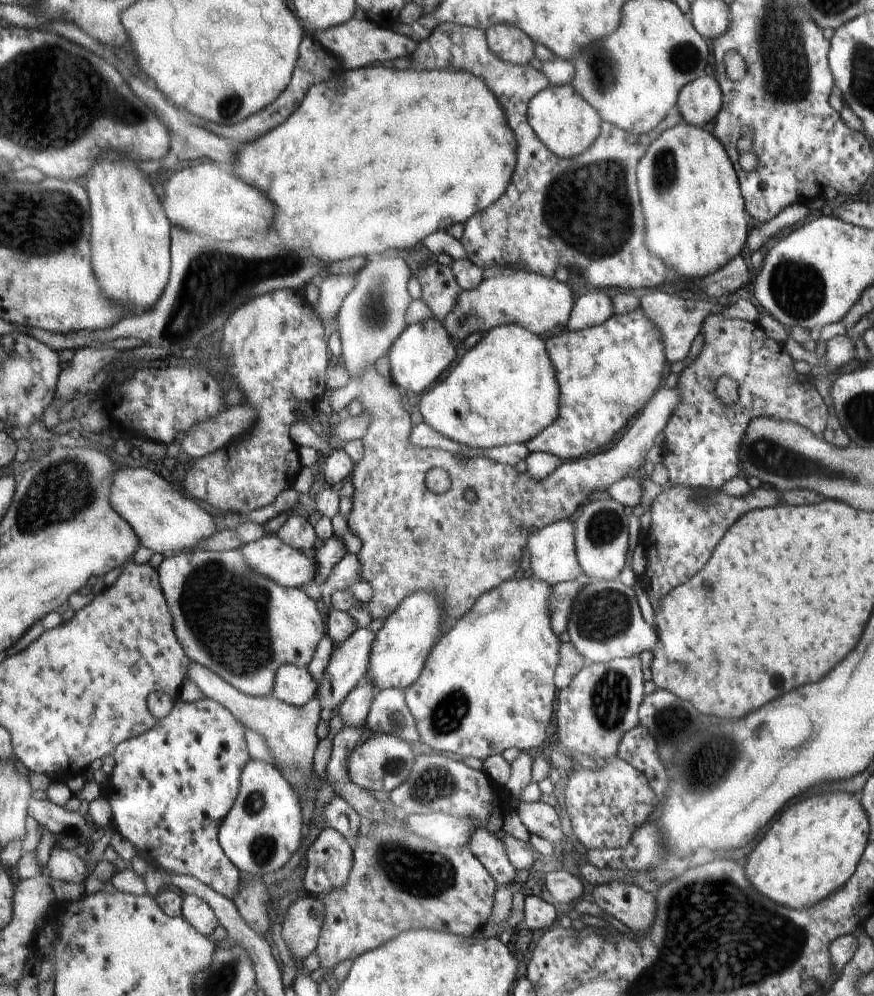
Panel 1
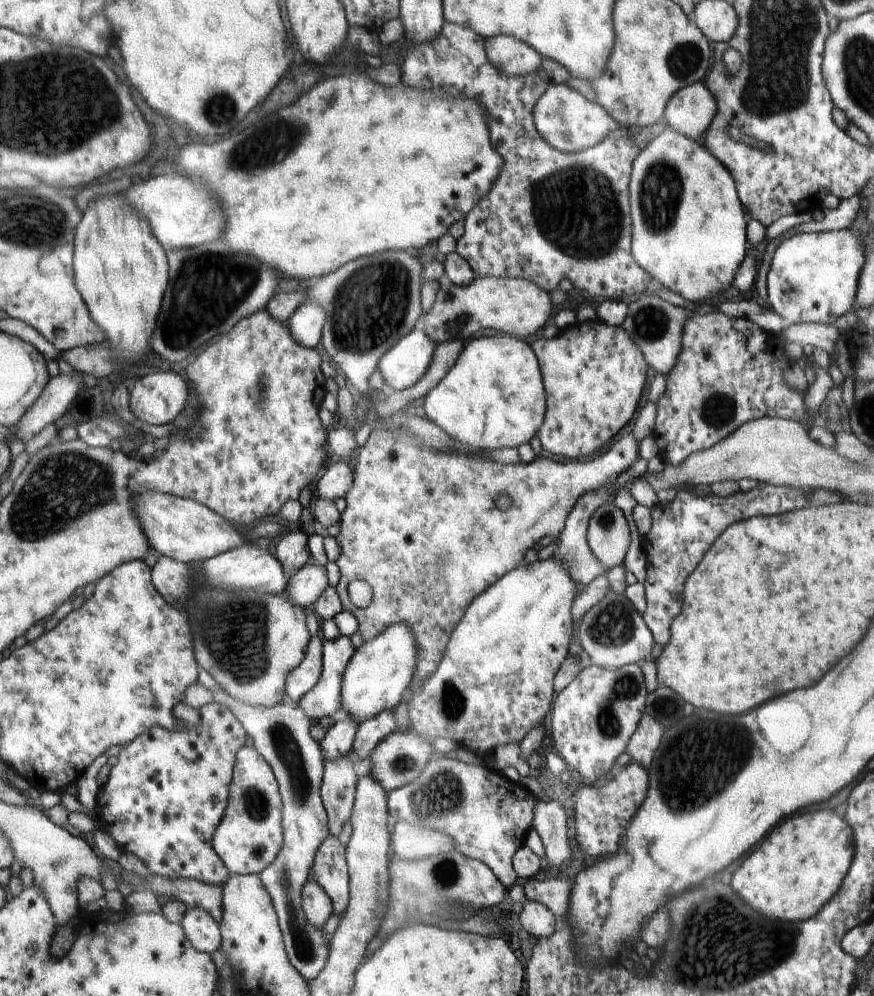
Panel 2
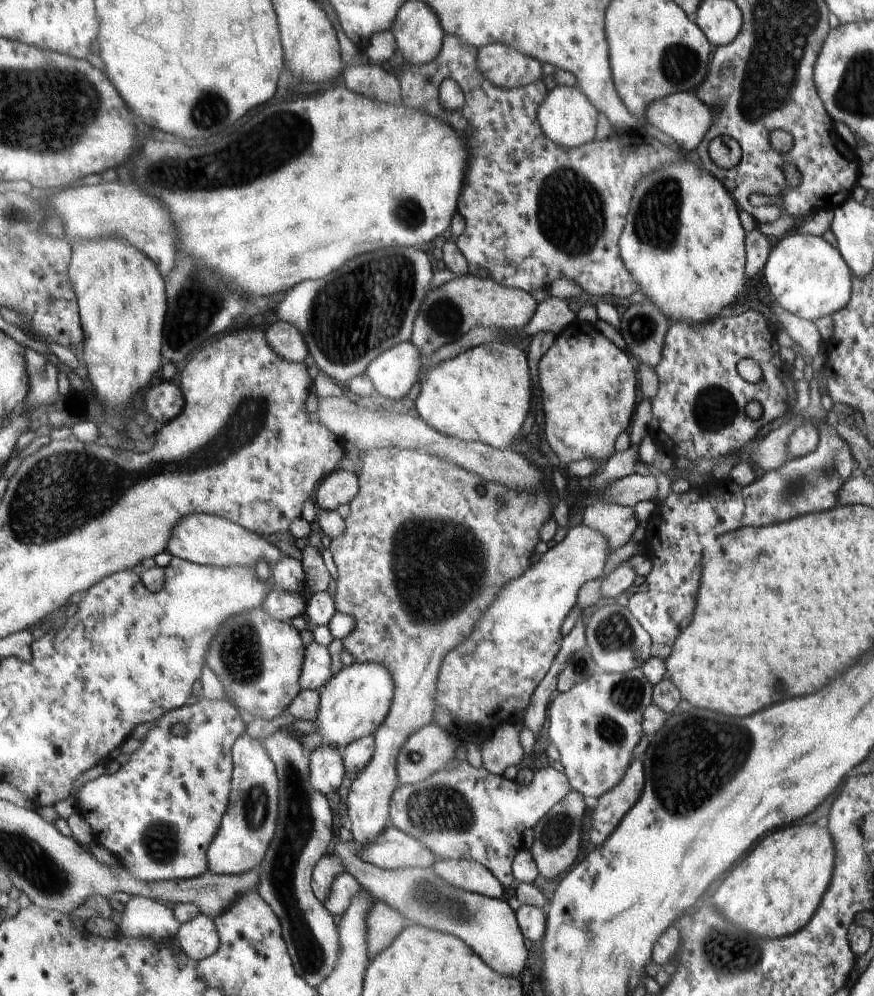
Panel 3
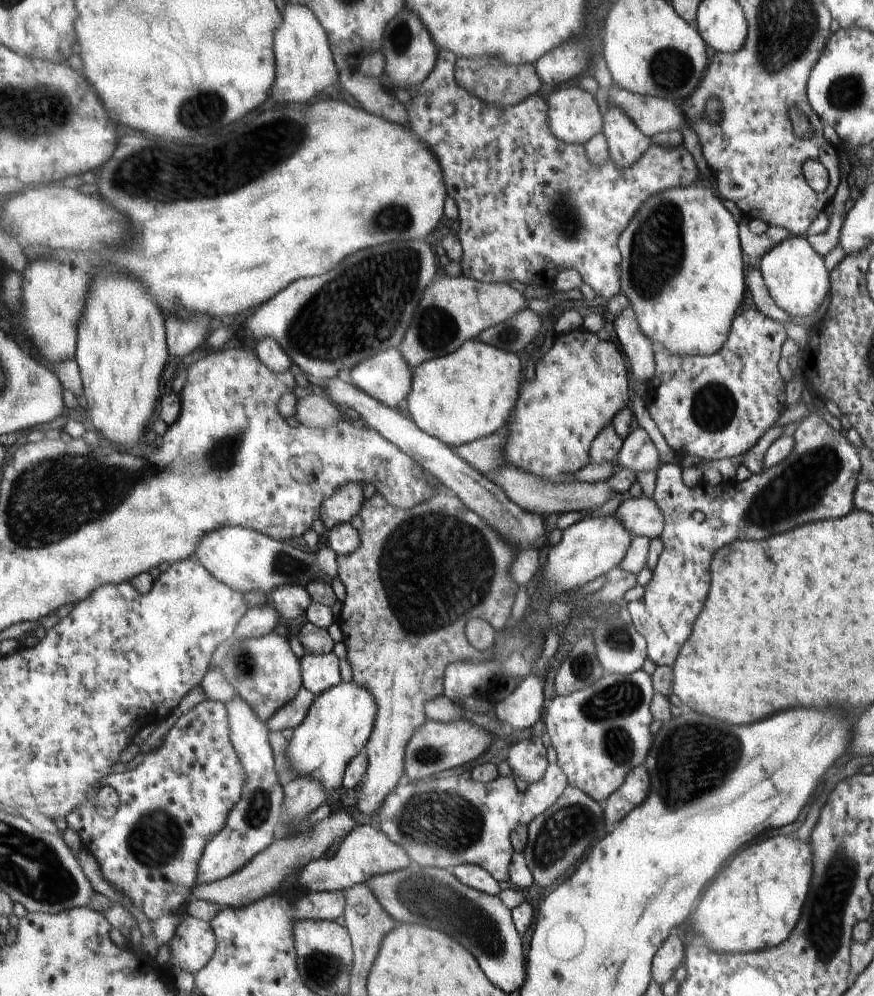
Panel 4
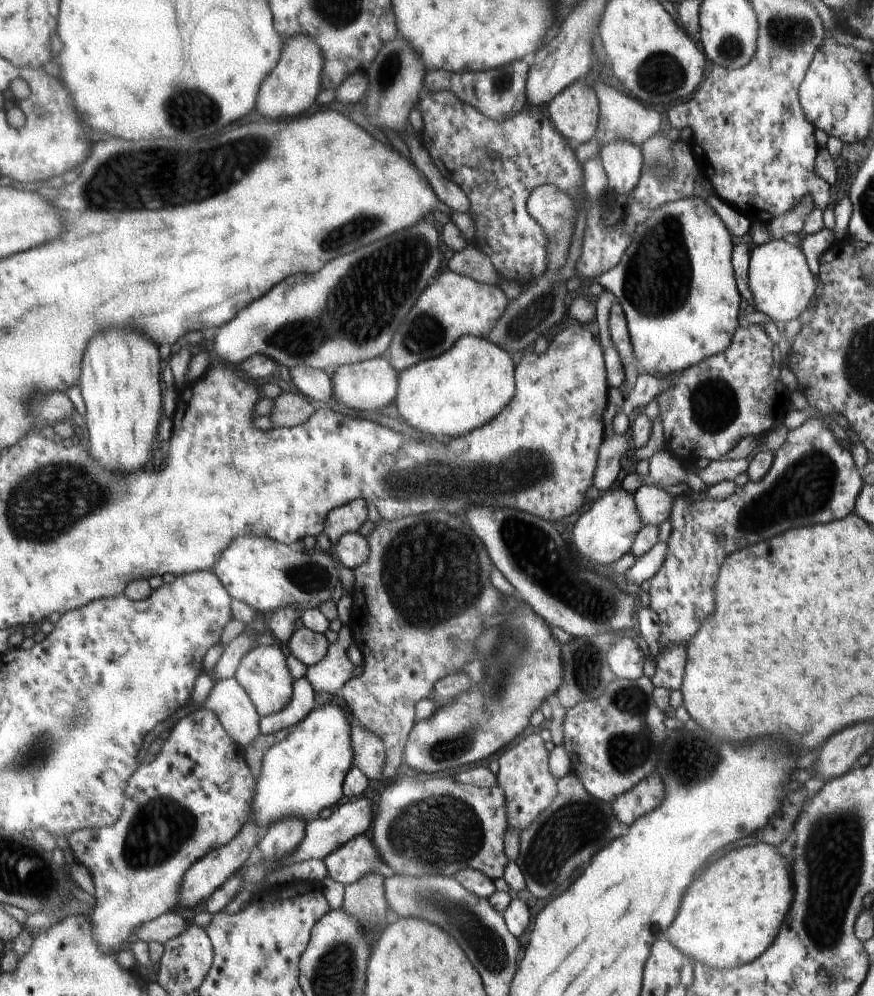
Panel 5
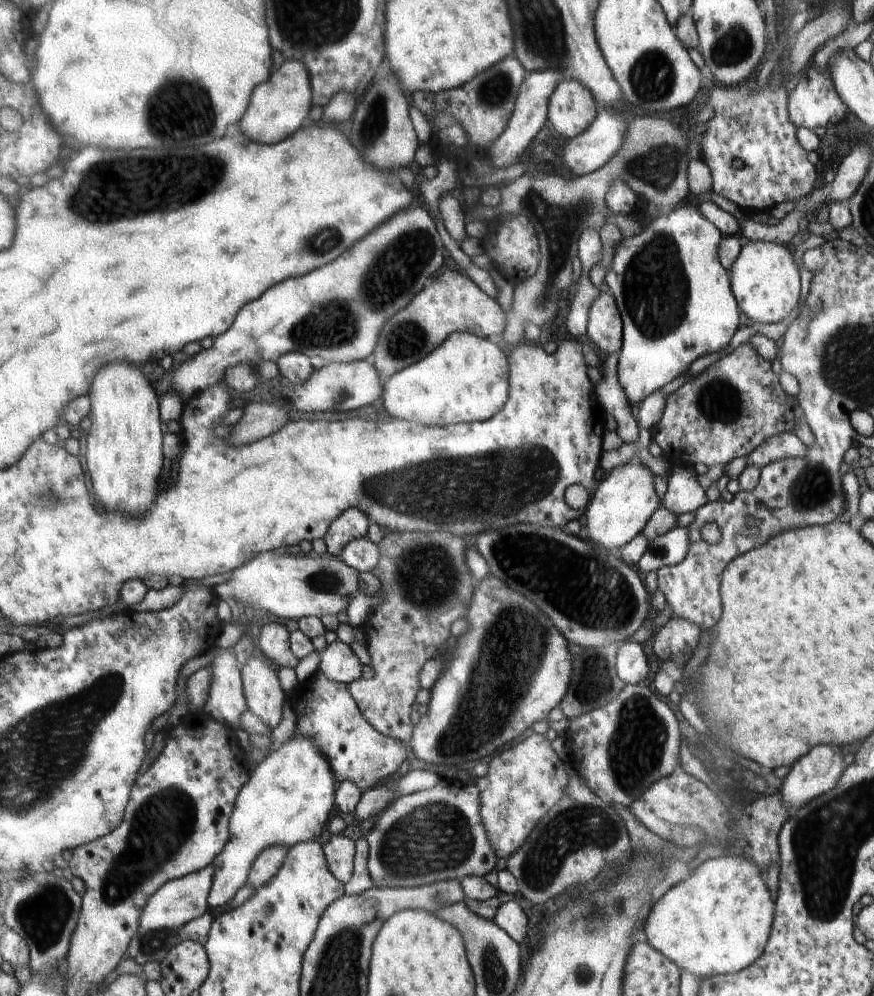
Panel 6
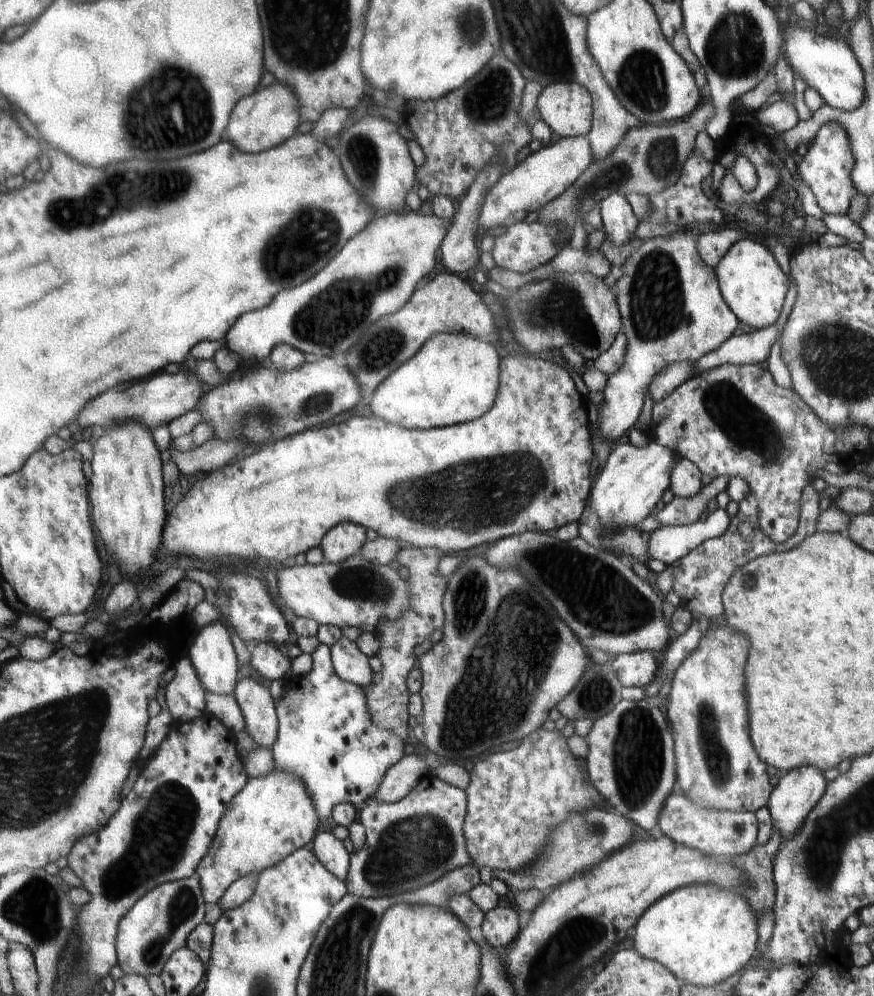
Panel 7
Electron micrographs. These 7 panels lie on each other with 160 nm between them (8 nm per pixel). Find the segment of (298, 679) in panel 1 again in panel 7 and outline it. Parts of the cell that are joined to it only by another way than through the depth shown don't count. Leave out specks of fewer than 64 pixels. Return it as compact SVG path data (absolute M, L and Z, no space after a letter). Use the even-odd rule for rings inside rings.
M346 636L330 647L330 655L333 670L341 680L360 687L372 683L369 659Z

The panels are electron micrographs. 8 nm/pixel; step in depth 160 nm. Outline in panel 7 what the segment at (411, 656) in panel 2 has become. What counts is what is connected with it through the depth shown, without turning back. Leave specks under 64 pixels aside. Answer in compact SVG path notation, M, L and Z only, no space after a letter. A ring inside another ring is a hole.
M274 768L266 776L250 778L250 781L246 782L245 789L233 799L232 805L228 806L226 814L220 820L212 846L198 864L196 873L201 879L206 903L210 906L219 903L233 883L241 877L277 866L278 862L285 861L290 854L297 852L298 848L306 847L306 844L314 838L314 830L320 824L320 818L313 796L309 794L309 787L300 778L290 774L290 770Z

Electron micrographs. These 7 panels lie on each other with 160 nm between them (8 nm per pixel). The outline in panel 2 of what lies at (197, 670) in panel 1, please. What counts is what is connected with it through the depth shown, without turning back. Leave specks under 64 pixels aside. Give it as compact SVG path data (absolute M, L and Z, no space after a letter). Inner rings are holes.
M204 669L200 670L198 683L210 690L213 700L225 704L241 721L247 734L252 736L253 747L274 766L273 773L278 774L282 782L282 796L286 798L286 850L278 855L278 862L264 870L260 875L265 889L273 899L273 906L280 920L281 933L285 950L290 950L290 962L302 970L304 978L314 980L328 964L331 938L322 927L316 928L305 917L304 900L301 894L310 881L316 854L321 844L328 838L329 820L324 828L324 812L320 800L320 782L322 780L321 746L310 736L310 717L287 696L276 706L255 707L233 699L217 680Z

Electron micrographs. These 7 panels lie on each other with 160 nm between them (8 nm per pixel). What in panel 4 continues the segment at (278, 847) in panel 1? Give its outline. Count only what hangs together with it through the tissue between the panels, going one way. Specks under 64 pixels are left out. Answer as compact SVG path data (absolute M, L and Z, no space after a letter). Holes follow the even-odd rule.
M235 694L234 698L226 703L230 716L230 738L232 738L233 746L236 748L238 758L241 759L242 766L245 767L247 781L245 784L245 792L242 793L240 801L234 805L234 808L228 813L224 828L208 842L208 848L204 850L204 856L200 860L198 870L198 884L211 883L237 872L248 865L258 853L264 852L270 845L273 844L275 826L281 820L286 820L285 815L285 794L282 794L282 786L276 778L274 772L274 758L272 758L272 750L268 744L268 728L266 723L258 718L258 715L253 710L245 699Z

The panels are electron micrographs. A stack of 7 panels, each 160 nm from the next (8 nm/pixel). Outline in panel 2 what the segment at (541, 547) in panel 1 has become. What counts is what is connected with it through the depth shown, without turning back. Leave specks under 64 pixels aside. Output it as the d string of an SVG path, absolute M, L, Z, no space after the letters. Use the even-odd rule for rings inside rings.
M616 480L610 481L608 485L602 485L601 489L588 492L578 500L575 508L569 514L569 520L566 521L565 529L562 530L560 542L555 549L552 557L554 557L559 563L562 563L573 575L573 579L578 585L584 586L592 582L596 577L606 574L605 568L602 563L592 554L587 543L587 528L589 525L590 517L592 513L600 506L606 503L608 496L612 494L614 490L614 484Z

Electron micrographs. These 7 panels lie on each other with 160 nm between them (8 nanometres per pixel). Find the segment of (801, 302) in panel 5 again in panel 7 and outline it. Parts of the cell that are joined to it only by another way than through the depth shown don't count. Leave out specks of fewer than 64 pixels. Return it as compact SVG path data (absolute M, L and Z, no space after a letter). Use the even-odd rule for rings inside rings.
M751 236L742 238L722 256L722 260L718 262L718 266L714 270L717 271L717 278L720 280L721 294L738 319L756 329L766 329L776 323L780 310L782 310L784 296L788 292L788 276L780 270L780 266L776 264L774 256L768 252L766 246L755 242Z

